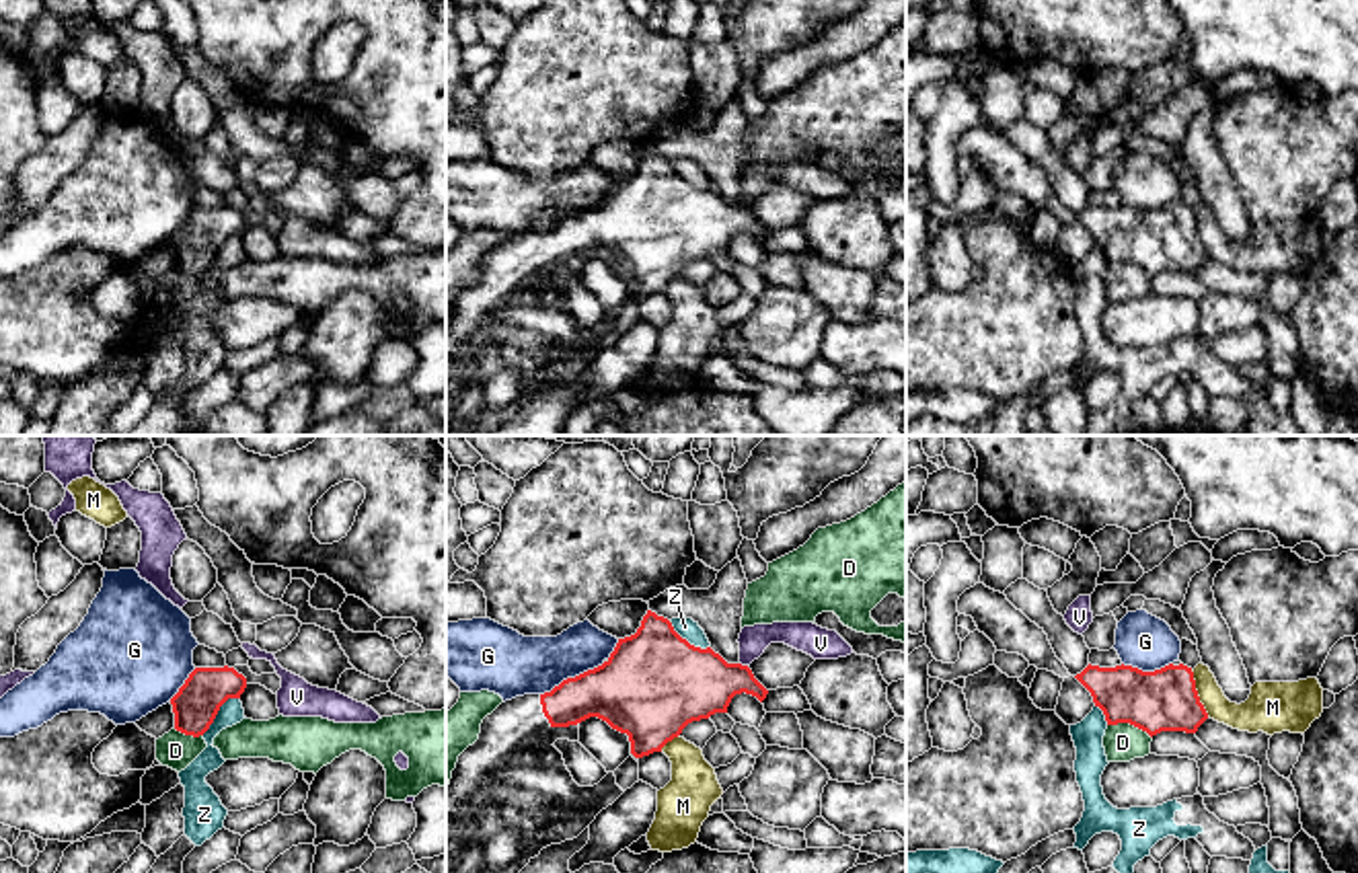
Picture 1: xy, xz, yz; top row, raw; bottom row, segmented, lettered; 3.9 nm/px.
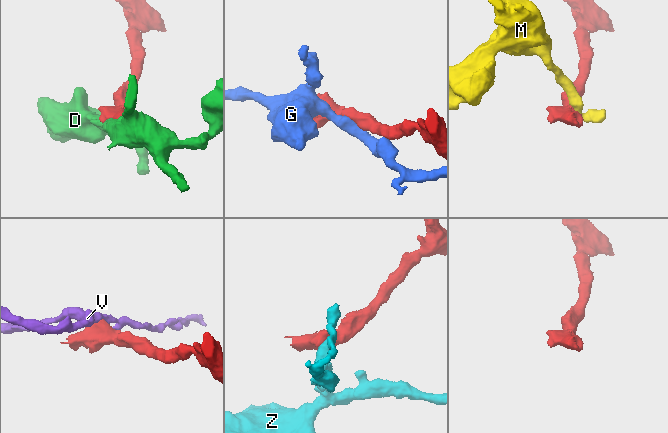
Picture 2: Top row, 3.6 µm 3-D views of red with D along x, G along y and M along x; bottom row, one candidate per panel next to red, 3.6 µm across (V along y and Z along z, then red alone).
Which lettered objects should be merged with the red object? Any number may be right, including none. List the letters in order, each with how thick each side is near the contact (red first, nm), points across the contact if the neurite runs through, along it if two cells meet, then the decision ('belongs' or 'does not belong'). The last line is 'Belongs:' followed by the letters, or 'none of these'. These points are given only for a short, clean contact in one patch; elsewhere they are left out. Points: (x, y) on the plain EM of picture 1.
D: 240 nm thick on the red side, 150 nm on the other; does not belong
G: 320 nm thick on the red side, 260 nm on the other; does not belong
M: 240 nm thick on the red side, 140 nm on the other; border along yz (1190, 210), (1198, 241), (1209, 255); does not belong
V: 300 nm thick on the red side, 110 nm on the other; border along xz (740, 202), (746, 206); does not belong
Z: 180 nm thick on the red side, 90 nm on the other; border along xy (239, 237), (231, 237), (202, 274); does not belong
Belongs: none of these

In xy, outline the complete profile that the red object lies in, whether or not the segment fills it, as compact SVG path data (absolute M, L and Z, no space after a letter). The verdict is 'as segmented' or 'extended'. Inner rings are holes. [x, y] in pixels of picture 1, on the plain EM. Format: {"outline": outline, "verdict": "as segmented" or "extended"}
{"outline": "M195 207L171 238L175 269L199 277L228 238L240 238L247 218L234 207Z", "verdict": "as segmented"}

